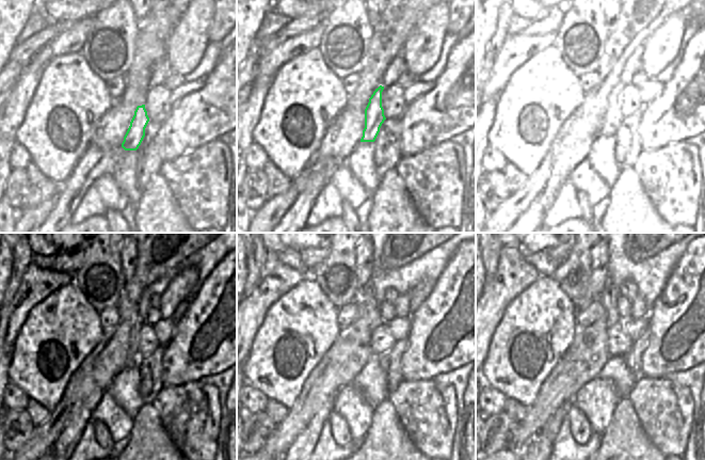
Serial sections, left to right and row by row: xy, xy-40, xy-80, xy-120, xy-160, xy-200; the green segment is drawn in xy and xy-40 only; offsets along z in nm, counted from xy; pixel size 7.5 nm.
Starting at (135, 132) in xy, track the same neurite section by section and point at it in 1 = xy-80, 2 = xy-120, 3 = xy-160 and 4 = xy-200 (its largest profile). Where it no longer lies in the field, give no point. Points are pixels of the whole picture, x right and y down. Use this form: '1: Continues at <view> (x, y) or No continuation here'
1: Continues at xy-80 (613, 116)
2: Continues at xy-120 (133, 342)
3: Continues at xy-160 (371, 303)
4: Continues at xy-200 (608, 296)

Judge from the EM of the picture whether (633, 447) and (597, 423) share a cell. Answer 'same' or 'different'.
different

